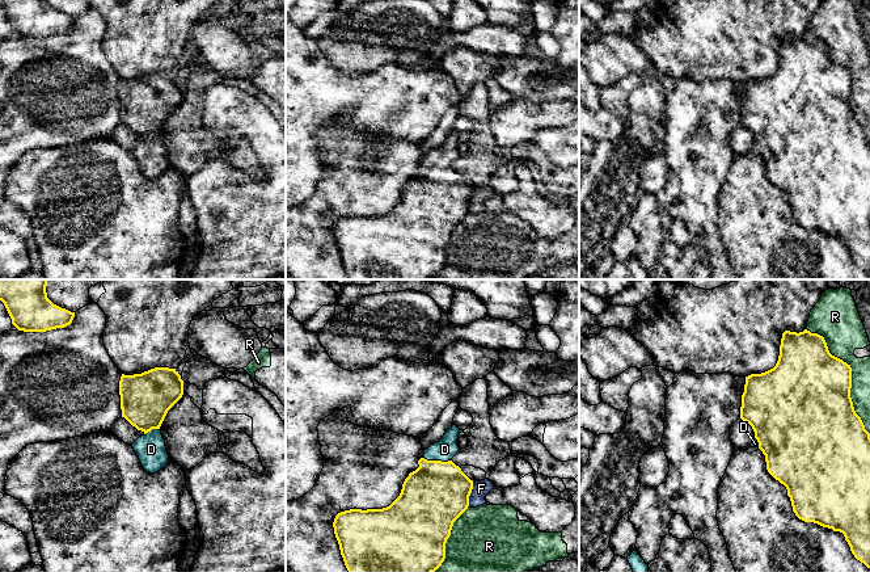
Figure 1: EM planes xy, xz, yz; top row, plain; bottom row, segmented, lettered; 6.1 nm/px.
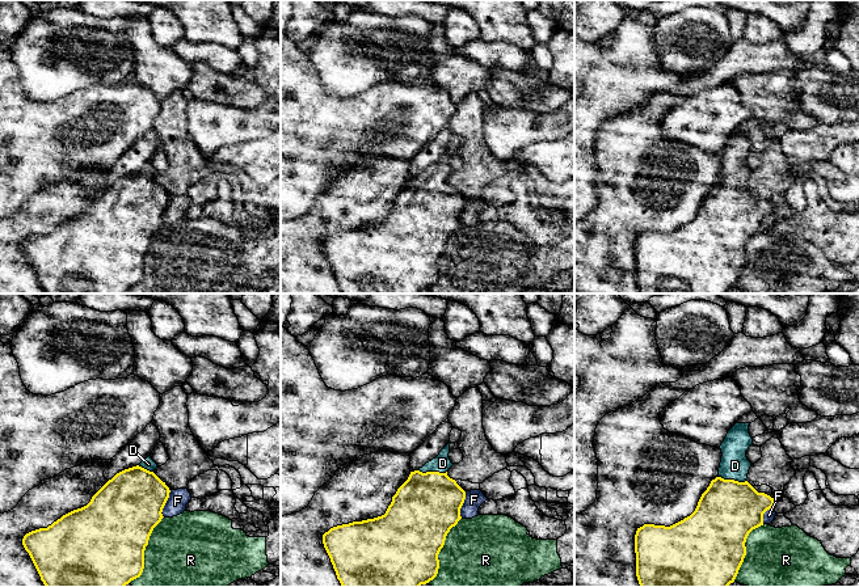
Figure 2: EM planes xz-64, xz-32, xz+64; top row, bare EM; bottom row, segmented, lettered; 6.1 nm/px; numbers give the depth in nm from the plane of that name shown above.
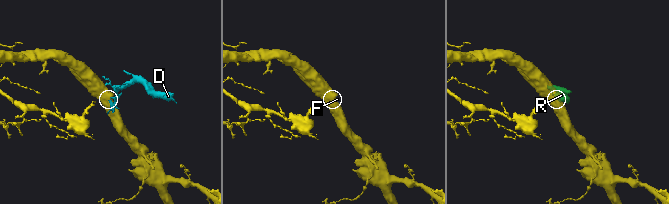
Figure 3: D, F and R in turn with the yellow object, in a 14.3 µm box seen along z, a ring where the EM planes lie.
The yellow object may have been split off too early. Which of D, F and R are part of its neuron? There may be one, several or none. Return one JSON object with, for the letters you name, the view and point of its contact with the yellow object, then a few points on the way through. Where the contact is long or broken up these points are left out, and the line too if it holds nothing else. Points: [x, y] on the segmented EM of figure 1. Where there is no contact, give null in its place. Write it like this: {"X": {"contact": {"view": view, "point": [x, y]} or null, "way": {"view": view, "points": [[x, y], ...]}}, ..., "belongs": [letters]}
{"D": {"contact": {"view": "xz", "point": [438, 461]}, "way": {"view": "xz", "points": [[436, 493], [438, 461], [444, 449]]}}, "belongs": ["D"]}

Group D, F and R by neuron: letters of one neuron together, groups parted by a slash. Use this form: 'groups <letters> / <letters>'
groups D / F R

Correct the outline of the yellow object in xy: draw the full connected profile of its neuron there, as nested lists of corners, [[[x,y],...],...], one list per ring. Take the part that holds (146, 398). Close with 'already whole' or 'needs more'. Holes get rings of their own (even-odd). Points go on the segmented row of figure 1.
[[[169,367],[122,374],[119,395],[122,417],[144,433],[131,446],[143,468],[156,474],[169,463],[160,426],[168,411],[182,398],[183,380],[176,369]]]; needs more

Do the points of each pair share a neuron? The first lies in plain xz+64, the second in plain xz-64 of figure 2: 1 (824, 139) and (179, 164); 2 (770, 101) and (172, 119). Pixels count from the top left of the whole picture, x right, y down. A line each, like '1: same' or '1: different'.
1: different
2: different

